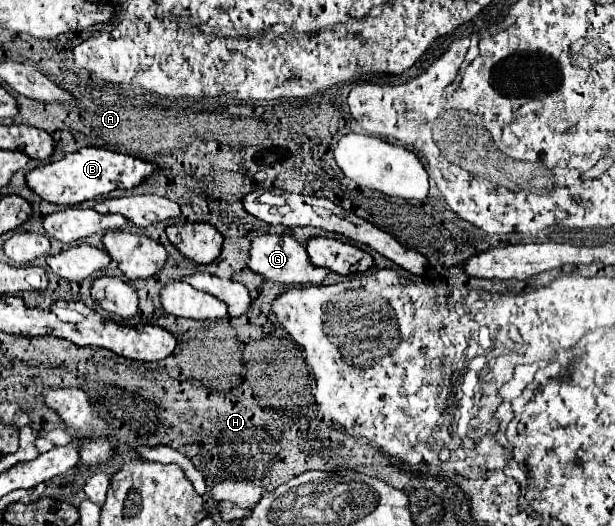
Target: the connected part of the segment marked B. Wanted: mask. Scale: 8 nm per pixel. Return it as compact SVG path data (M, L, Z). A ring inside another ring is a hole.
M85 147L63 157L61 161L33 169L27 175L27 185L45 201L51 201L57 205L79 205L83 201L107 195L115 189L137 187L159 171L161 171L159 165L143 161L133 155L125 155L125 153L117 153L117 151L109 151L101 147Z

